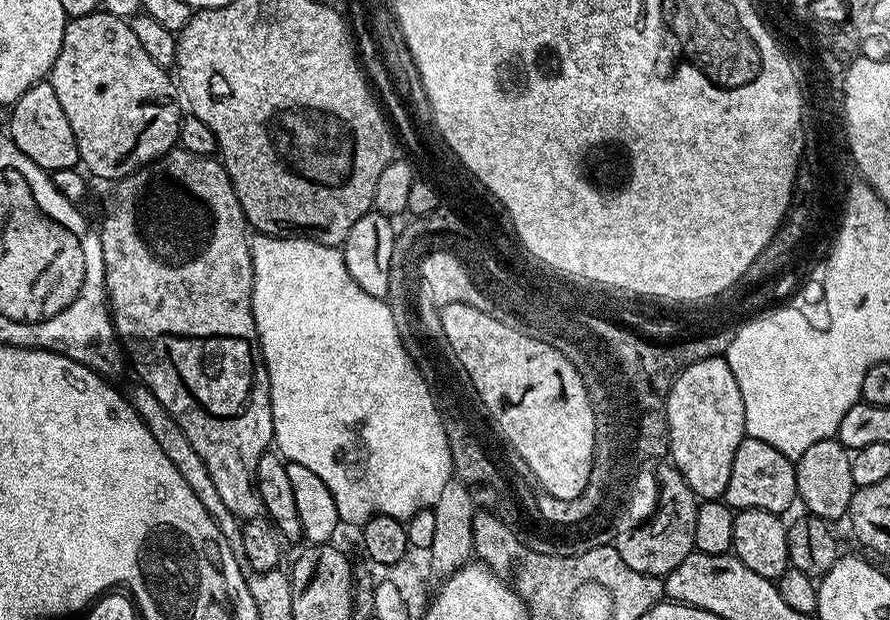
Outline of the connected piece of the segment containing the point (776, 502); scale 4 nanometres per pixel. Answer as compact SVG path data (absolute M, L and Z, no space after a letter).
M745 438L737 448L730 470L728 488L723 499L729 508L743 510L745 508L761 508L763 512L783 513L783 508L797 499L796 470L793 461L784 456L774 446L761 440Z

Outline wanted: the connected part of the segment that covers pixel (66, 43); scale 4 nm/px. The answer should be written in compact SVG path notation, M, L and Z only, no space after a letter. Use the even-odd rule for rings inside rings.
M103 10L71 17L64 26L58 58L52 63L50 83L54 86L54 94L58 94L58 102L62 102L62 110L66 110L70 130L74 130L79 163L98 179L119 182L177 147L182 119L177 85L173 77L142 50L142 42L138 42L127 19L111 16Z

